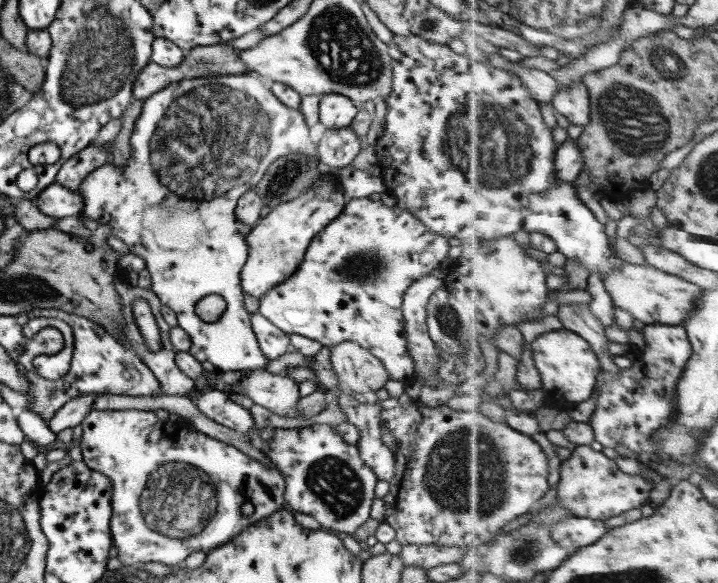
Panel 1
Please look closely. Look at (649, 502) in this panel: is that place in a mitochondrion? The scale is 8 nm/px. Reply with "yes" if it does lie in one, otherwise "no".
no

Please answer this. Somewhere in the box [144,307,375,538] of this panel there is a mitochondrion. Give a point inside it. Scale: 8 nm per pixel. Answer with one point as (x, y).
(333, 483)

